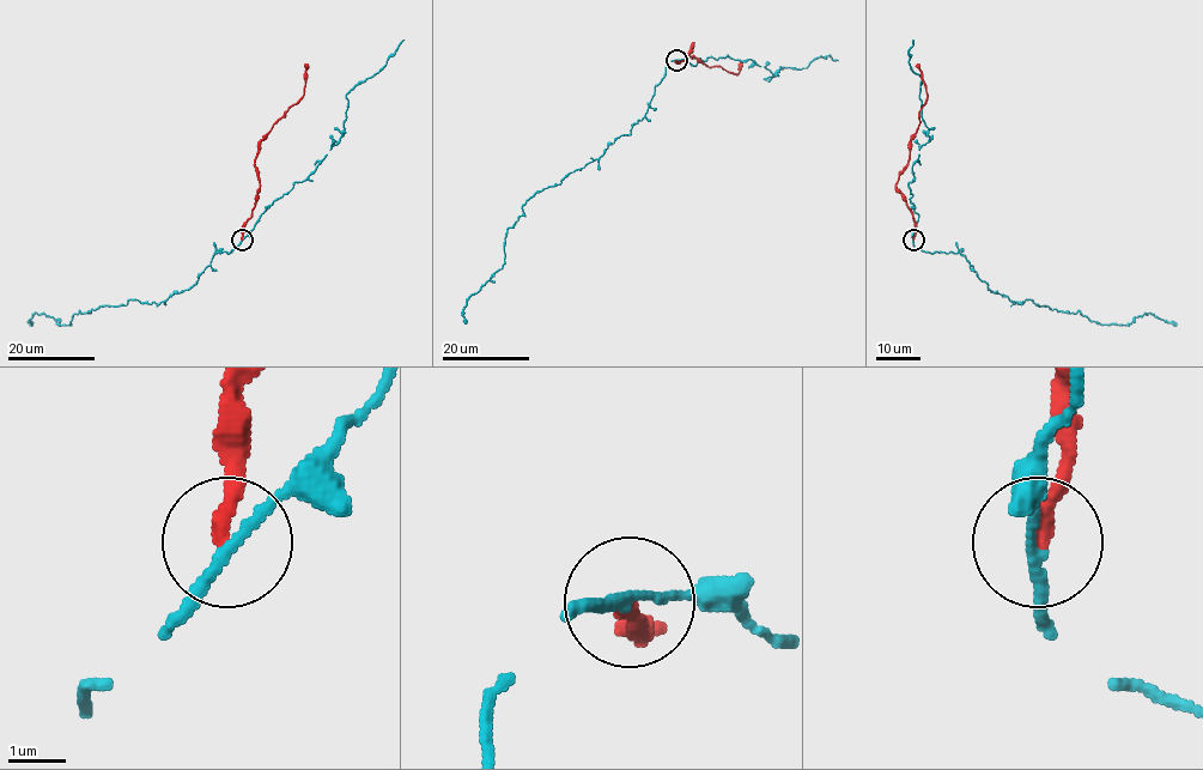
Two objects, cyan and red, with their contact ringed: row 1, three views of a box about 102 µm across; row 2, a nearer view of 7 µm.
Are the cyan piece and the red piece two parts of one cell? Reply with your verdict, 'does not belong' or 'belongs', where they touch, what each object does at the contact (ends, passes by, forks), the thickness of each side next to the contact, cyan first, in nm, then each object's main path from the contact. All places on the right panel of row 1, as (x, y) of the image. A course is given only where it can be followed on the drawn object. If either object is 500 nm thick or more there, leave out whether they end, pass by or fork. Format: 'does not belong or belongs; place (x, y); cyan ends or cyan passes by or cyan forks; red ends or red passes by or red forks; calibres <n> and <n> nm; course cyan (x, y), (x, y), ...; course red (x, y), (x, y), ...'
does not belong; place (913, 240); cyan passes by; red ends; calibres 180 and 280 nm; course cyan (912, 238), (921, 250), (962, 254), (1014, 303), (1101, 325), (1150, 313), (1176, 325); course red (913, 238), (916, 222), (895, 186), (927, 99), (917, 64)

